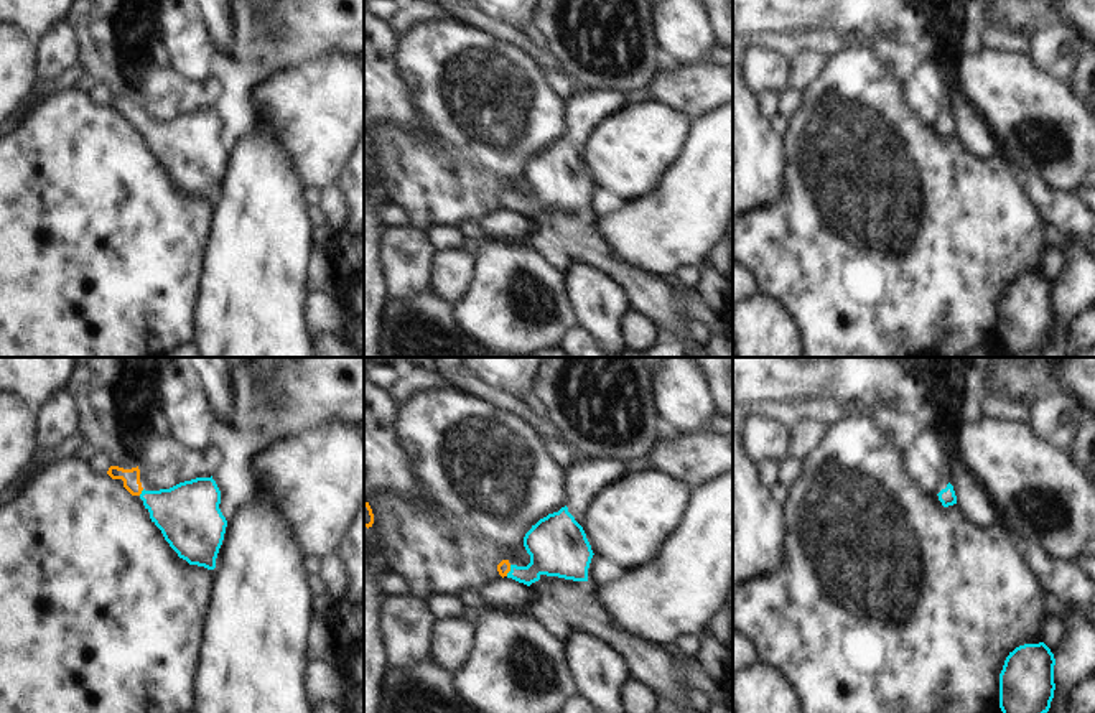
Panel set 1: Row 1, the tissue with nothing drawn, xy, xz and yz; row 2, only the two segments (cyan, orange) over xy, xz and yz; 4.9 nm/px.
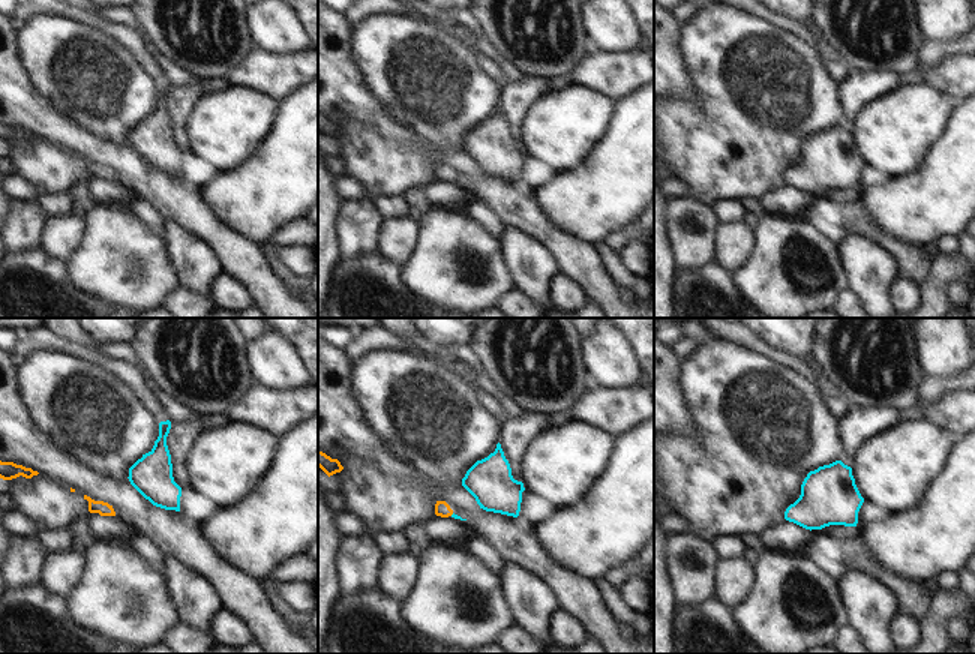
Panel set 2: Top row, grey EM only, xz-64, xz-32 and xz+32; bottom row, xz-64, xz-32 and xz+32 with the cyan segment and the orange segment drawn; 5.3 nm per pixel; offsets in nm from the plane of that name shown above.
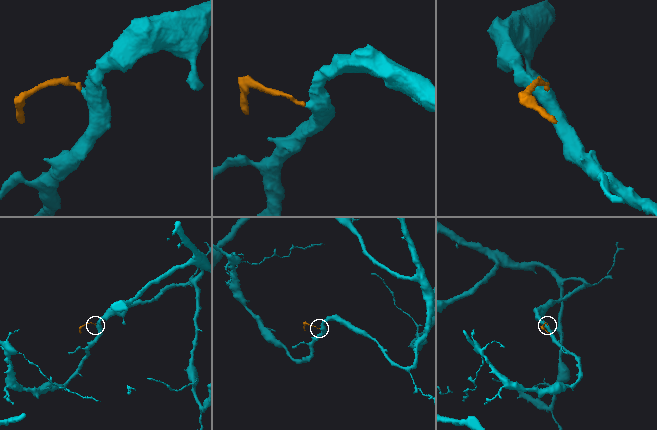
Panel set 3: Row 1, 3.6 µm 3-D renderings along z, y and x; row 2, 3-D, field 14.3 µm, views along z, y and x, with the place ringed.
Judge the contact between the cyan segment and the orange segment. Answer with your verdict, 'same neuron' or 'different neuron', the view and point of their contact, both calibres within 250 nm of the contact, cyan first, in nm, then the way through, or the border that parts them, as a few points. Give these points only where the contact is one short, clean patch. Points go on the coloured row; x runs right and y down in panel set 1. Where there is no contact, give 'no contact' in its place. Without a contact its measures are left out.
same neuron | xz (511, 570) | 280/60 nm | across xz (555, 545), (529, 572), (511, 570), (504, 567)

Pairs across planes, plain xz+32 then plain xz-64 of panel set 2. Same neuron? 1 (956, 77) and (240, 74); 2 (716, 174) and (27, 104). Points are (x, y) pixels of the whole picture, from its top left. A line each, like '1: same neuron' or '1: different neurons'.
1: same neuron
2: different neurons

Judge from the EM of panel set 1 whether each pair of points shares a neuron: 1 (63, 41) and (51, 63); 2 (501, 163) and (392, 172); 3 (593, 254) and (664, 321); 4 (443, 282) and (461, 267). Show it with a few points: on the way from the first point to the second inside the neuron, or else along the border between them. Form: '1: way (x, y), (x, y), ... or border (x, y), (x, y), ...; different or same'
1: way (58, 46), (51, 58); same
2: way (475, 172), (419, 172); same
3: way (613, 265), (651, 302); same
4: way (448, 277), (456, 269); same

